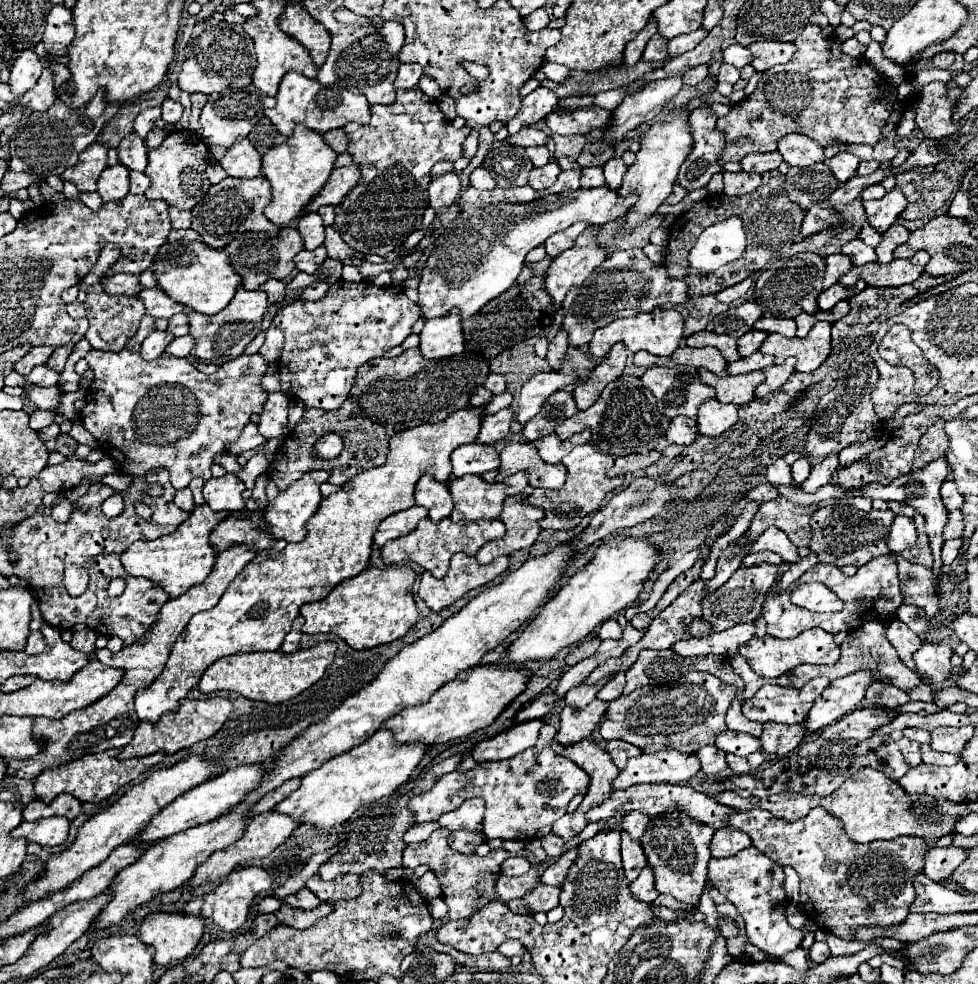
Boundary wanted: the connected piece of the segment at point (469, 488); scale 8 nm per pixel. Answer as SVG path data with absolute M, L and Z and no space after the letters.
M517 472L509 476L505 482L485 482L481 476L465 476L459 480L449 482L449 490L455 502L455 510L451 520L465 522L465 520L493 520L499 518L503 500L511 494L523 492L529 484L527 474Z

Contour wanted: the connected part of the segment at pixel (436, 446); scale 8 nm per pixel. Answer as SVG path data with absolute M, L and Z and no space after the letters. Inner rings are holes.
M465 408L465 410L455 412L453 416L449 416L443 422L423 424L423 426L415 426L415 428L401 430L399 434L395 434L389 440L389 454L387 454L387 460L383 466L363 470L353 480L343 484L343 488L337 494L323 498L319 512L311 518L311 524L307 524L307 536L303 542L287 544L275 556L259 556L259 558L251 560L241 570L241 574L229 584L229 588L225 590L225 594L221 596L217 606L213 606L207 612L199 612L189 620L187 628L177 638L177 642L169 654L169 660L167 660L163 672L159 674L159 678L153 684L149 684L147 688L137 690L135 712L137 712L139 720L147 720L147 722L155 724L163 712L179 710L179 702L183 698L187 698L189 690L199 682L205 668L211 666L213 662L217 662L219 658L239 654L239 652L269 652L269 650L275 652L275 650L279 650L287 632L291 630L293 620L299 616L301 604L321 600L341 580L361 574L367 568L373 534L375 534L379 522L385 520L387 516L415 504L413 490L415 490L417 480L423 474L431 474L437 480L445 482L451 476L451 462L449 462L451 452L455 448L459 448L461 444L475 442L479 426L481 426L481 408Z

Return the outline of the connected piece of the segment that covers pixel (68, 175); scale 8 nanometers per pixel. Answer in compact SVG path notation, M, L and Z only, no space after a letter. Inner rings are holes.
M91 144L85 152L81 152L79 162L73 168L67 168L61 178L73 182L79 192L97 190L97 178L107 166L107 148L101 144Z

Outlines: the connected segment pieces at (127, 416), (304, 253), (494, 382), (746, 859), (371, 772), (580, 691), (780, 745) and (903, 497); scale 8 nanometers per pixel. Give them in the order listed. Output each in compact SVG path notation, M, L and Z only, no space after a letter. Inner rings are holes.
M143 316L137 330L137 336L121 352L89 350L85 360L95 372L95 380L87 390L85 408L81 412L83 426L97 440L99 448L117 462L117 468L129 476L141 476L151 468L163 466L171 474L171 484L181 490L189 486L191 478L211 478L211 464L215 456L227 452L227 444L235 442L249 422L251 414L259 414L267 400L267 392L261 388L261 378L267 370L265 360L259 354L239 356L219 366L211 376L199 372L185 358L177 358L164 353L161 358L151 362L143 360L140 348L143 340L155 330L155 318Z
M319 246L319 248L311 250L311 252L309 250L301 250L295 256L295 266L297 266L297 270L301 270L305 274L313 274L321 266L321 262L325 258L327 258L327 250L323 246Z
M491 372L491 374L487 376L485 388L487 388L489 392L493 392L493 394L503 394L503 392L507 390L507 384L505 384L503 376L499 376L499 374L493 374L493 372Z
M745 848L743 852L737 852L735 856L729 858L711 858L709 860L709 882L727 898L735 904L735 908L739 910L739 914L745 920L745 928L747 928L747 938L753 946L761 948L763 952L767 952L769 956L785 956L793 950L797 950L801 946L803 940L803 932L795 930L789 922L787 922L787 906L789 900L785 896L785 888L783 888L783 868L773 862L771 858L763 856L757 852L757 848Z
M379 728L371 740L331 758L319 770L307 772L301 778L299 788L291 792L287 800L279 802L273 812L285 814L299 824L307 824L321 834L329 834L331 830L347 824L359 808L393 794L417 768L425 750L427 748L423 748L423 744L395 744L395 740L391 740L391 732Z
M601 680L601 682L593 684L593 686L581 684L581 686L571 688L571 690L567 692L567 696L565 696L565 704L567 704L569 708L585 708L587 704L591 704L591 702L595 700L595 694L603 688L605 682L607 682L607 680Z
M765 722L763 724L763 734L761 734L761 744L763 750L769 754L787 754L797 748L797 744L807 736L807 726L801 724L777 724L777 722Z
M933 460L931 464L925 464L921 470L909 472L907 476L899 476L897 480L893 480L893 482L887 484L887 486L881 486L881 484L867 484L867 486L855 490L855 492L845 490L847 494L853 494L855 498L857 498L857 496L863 496L863 498L871 498L871 500L881 498L881 500L887 500L887 502L889 502L889 500L895 500L895 502L901 502L901 504L911 504L917 512L921 512L923 518L925 518L925 530L927 530L927 536L929 536L929 540L931 540L931 550L933 550L933 558L935 558L935 564L933 564L933 574L935 574L935 578L937 578L939 572L941 572L941 546L943 546L941 534L943 534L943 526L945 526L945 522L947 522L947 512L945 512L945 508L943 508L943 504L941 504L939 488L941 488L941 484L945 482L947 474L949 474L949 470L947 470L947 460Z

